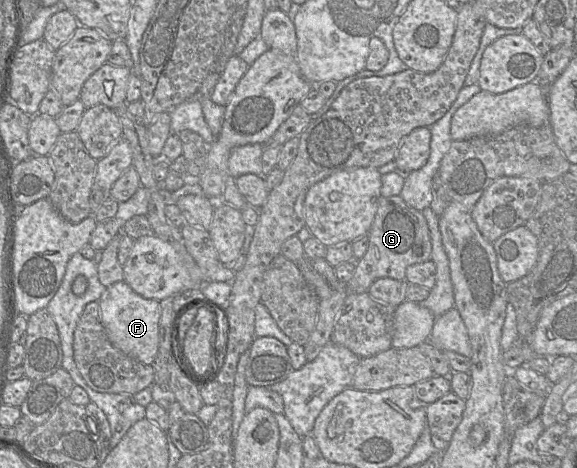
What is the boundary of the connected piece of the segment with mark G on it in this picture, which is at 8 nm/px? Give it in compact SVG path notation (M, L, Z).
M400 195L381 197L372 226L368 232L366 253L356 261L352 278L345 288L349 293L368 292L370 285L379 278L406 279L406 268L431 260L431 236L423 213L409 206Z

